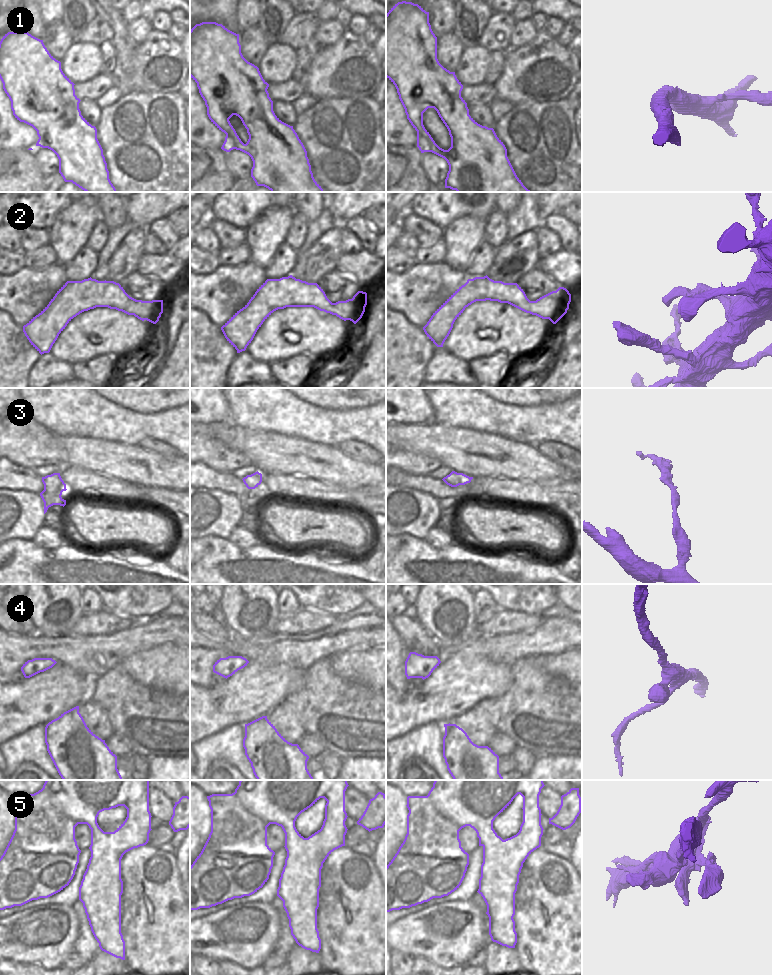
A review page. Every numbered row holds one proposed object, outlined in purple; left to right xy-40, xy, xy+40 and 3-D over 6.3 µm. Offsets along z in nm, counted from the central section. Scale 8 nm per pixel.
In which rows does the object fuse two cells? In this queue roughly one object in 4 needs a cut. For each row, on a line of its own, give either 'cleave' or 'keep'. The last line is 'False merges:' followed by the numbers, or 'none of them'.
1: keep
2: keep
3: keep
4: keep
5: cleave
False merges: 5

